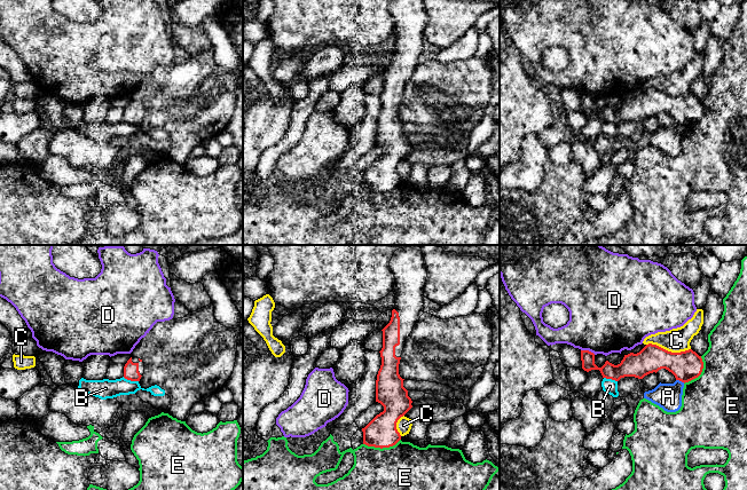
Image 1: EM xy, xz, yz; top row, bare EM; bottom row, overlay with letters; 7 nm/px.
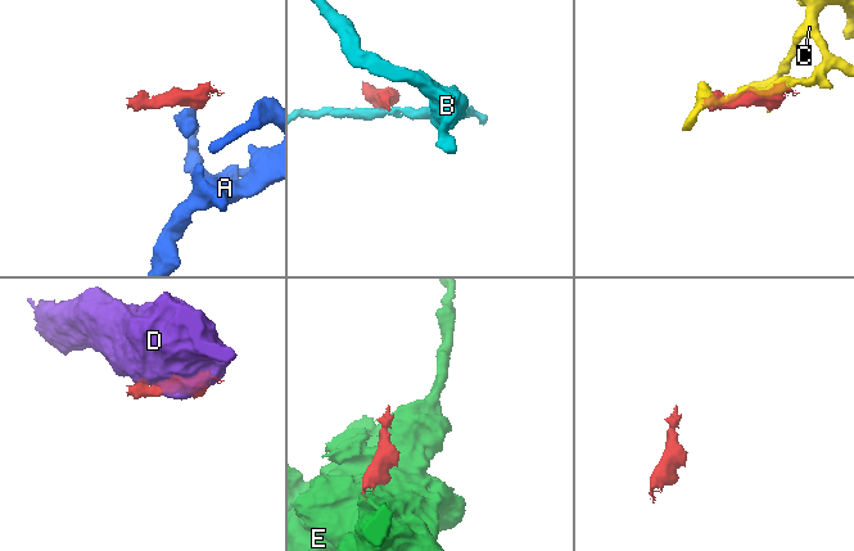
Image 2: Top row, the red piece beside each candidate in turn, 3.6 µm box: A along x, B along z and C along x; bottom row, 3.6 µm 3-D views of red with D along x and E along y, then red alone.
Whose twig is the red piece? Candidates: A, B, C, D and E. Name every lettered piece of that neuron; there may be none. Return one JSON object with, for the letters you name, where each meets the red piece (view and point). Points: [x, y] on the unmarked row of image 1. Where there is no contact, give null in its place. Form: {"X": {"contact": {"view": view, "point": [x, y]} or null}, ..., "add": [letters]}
{"add": []}

